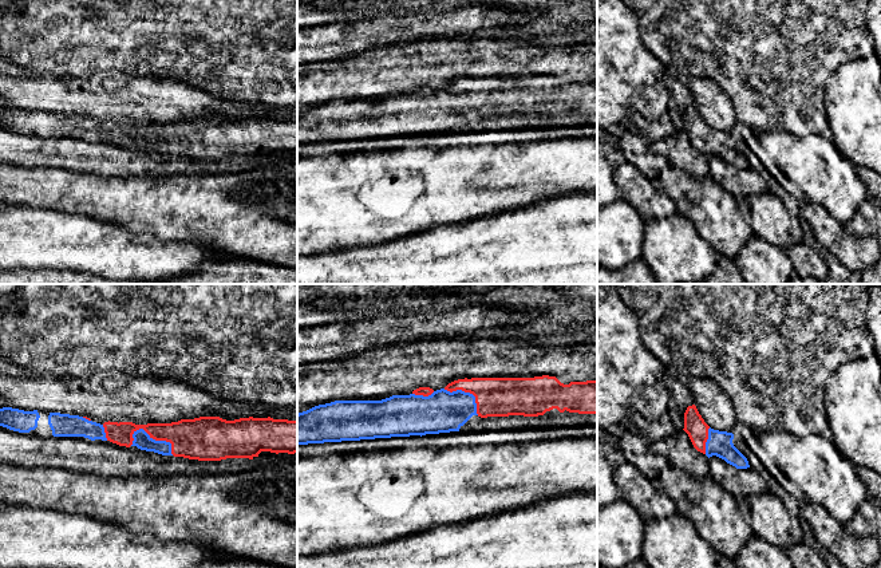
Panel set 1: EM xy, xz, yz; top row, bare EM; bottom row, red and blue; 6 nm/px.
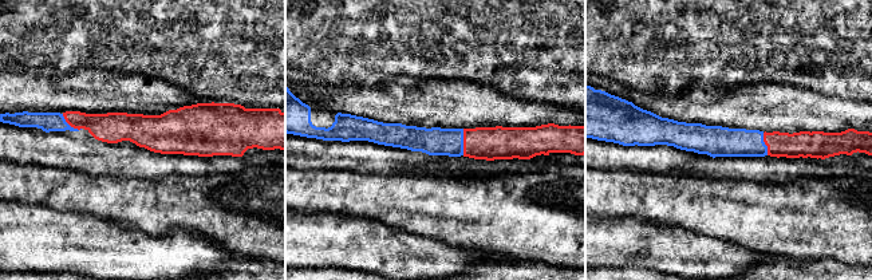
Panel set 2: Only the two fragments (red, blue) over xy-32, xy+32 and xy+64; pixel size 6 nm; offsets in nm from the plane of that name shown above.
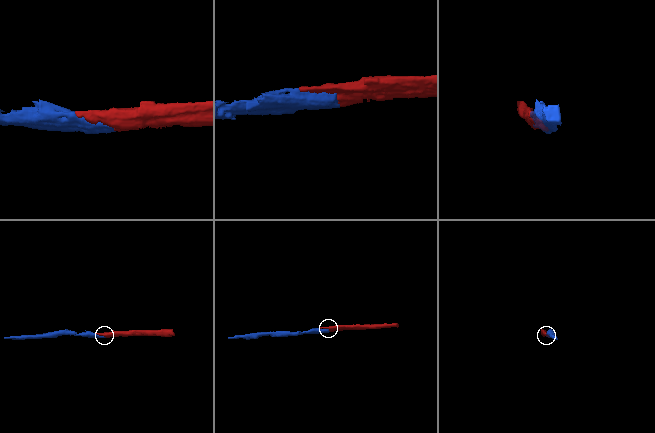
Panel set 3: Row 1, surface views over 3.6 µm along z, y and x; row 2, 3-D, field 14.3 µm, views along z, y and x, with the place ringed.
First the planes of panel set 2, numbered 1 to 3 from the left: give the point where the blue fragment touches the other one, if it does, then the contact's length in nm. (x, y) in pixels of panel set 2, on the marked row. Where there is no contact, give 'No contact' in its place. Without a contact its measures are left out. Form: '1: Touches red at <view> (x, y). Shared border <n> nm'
1: Touches red at xy-32 (70, 125). Shared border 150 nm
2: Touches red at xy+32 (464, 142). Shared border 160 nm
3: Touches red at xy+64 (765, 144). Shared border 140 nm

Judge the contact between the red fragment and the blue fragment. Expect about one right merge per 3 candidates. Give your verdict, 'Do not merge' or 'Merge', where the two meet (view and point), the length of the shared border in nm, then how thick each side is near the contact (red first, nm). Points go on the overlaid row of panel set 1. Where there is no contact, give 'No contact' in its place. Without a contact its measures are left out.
Merge. Touches red at xy (157, 440). Shared border 280 nm. Thickness 240 nm (red) against 100 nm

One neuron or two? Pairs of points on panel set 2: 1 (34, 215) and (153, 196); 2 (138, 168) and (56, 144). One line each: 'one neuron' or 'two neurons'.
1: two neurons
2: one neuron

